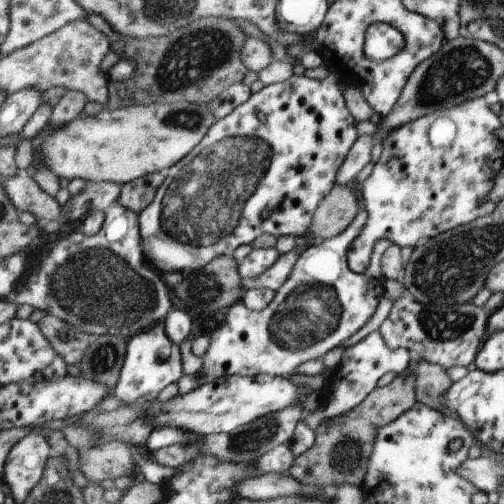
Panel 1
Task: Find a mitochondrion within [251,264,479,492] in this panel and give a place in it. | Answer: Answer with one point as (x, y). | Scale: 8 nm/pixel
(312, 311)

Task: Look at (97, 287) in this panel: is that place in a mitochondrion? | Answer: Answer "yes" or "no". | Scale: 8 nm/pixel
yes

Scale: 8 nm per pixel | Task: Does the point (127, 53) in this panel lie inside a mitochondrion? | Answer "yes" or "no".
no

